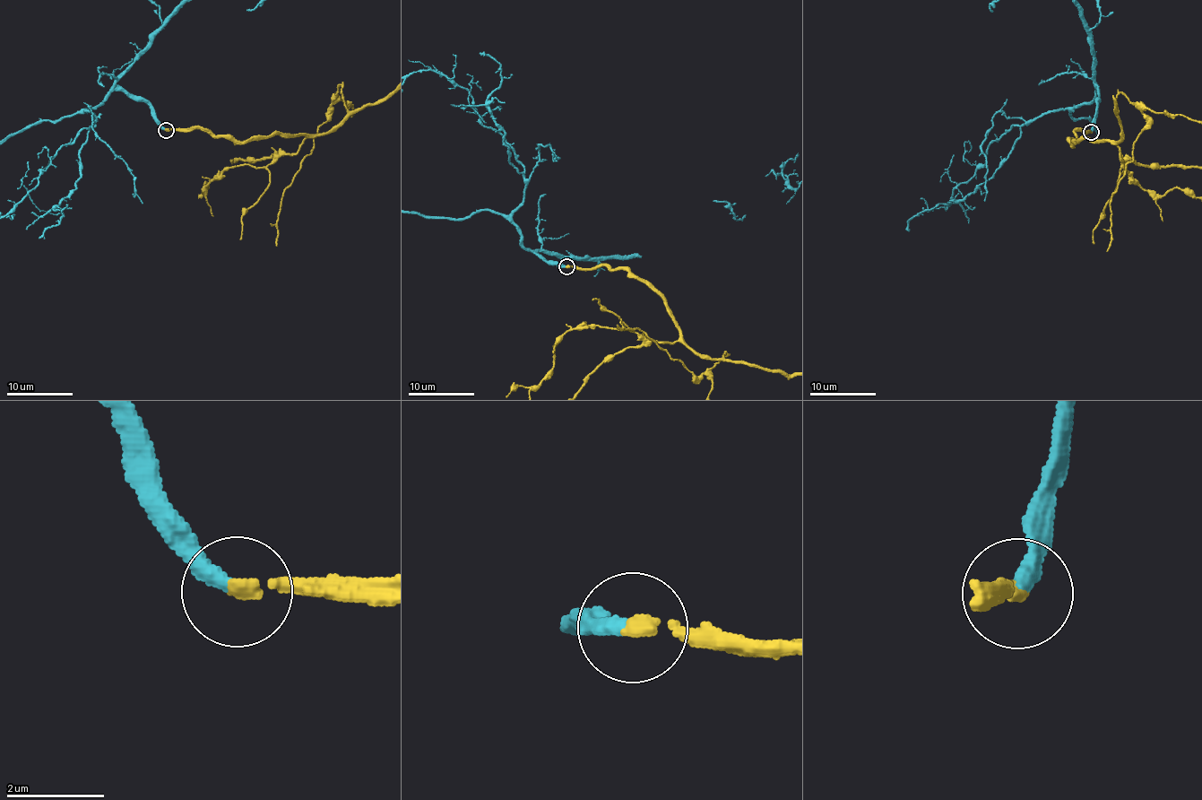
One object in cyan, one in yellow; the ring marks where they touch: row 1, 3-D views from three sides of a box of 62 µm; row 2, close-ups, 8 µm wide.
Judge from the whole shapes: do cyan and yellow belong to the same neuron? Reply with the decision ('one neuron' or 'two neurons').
one neuron

